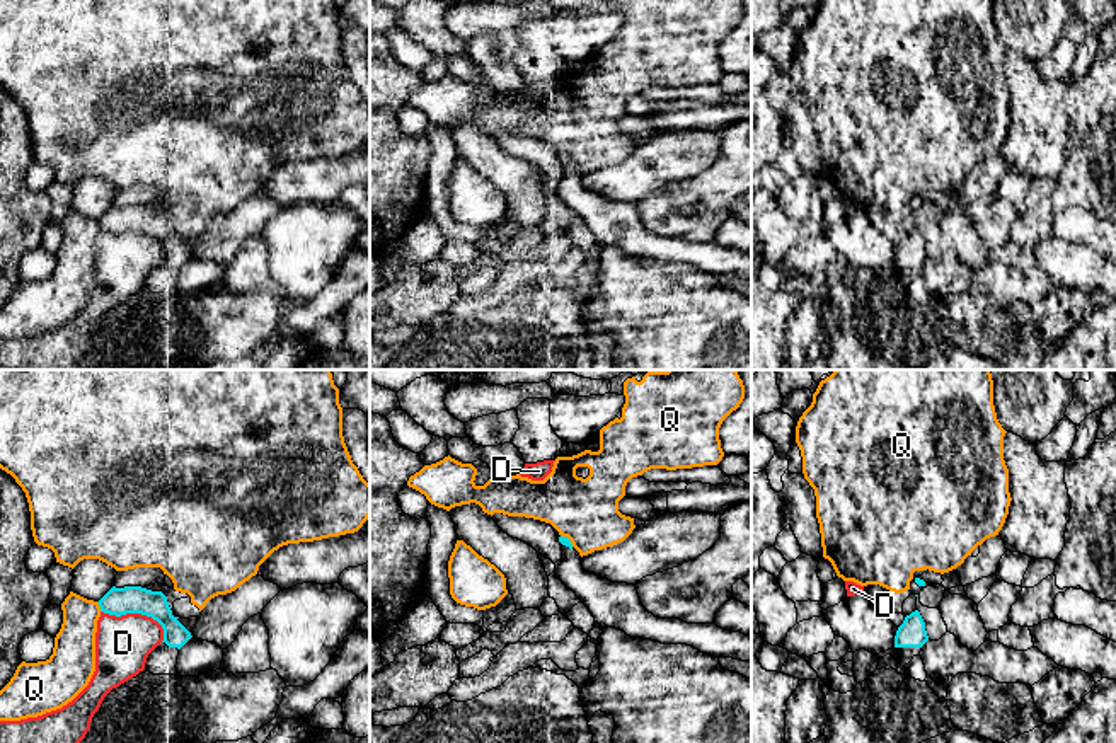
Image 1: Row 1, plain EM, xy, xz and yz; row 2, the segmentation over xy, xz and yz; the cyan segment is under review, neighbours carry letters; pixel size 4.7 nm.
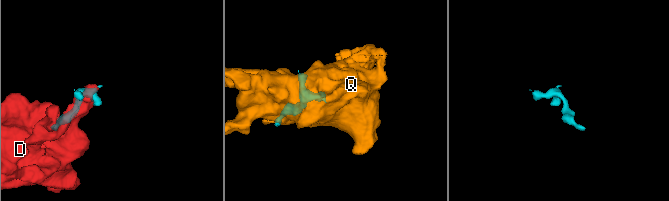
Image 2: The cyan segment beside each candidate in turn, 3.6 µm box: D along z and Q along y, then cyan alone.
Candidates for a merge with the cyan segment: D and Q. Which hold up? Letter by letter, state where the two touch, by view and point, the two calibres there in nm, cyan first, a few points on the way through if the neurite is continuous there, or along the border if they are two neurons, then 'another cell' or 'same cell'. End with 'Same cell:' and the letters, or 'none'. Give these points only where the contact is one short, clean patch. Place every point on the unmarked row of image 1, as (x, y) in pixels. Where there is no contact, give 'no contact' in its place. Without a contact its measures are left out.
D: contact xy (138, 230); calibres 130 and 260 nm; another cell
Q: contact xy (99, 224); calibres 130 and 200 nm; another cell
Same cell: none

